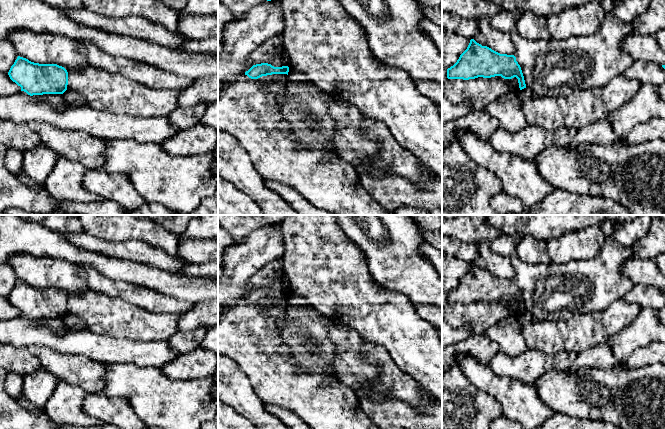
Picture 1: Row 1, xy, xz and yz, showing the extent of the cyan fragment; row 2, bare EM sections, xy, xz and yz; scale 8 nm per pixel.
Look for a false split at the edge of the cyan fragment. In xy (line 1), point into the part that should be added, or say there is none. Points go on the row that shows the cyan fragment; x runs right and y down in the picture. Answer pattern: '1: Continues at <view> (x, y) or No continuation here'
1: No continuation here

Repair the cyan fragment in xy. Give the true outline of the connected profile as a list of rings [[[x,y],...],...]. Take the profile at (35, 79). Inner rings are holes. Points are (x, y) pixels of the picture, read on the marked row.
[[[18,56],[8,75],[28,95],[63,94],[68,72],[57,64],[39,64]]]

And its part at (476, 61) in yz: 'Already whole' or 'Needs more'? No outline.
Already whole

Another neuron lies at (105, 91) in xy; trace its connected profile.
[[[90,64],[68,73],[67,89],[82,95],[88,106],[99,111],[141,118],[168,117],[178,107],[180,94],[180,89],[153,89]]]

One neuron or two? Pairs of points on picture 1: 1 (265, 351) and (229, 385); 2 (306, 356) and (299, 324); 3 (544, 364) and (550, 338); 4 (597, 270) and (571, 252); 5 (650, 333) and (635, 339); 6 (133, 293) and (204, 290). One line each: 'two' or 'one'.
1: two
2: one
3: two
4: two
5: one
6: two

